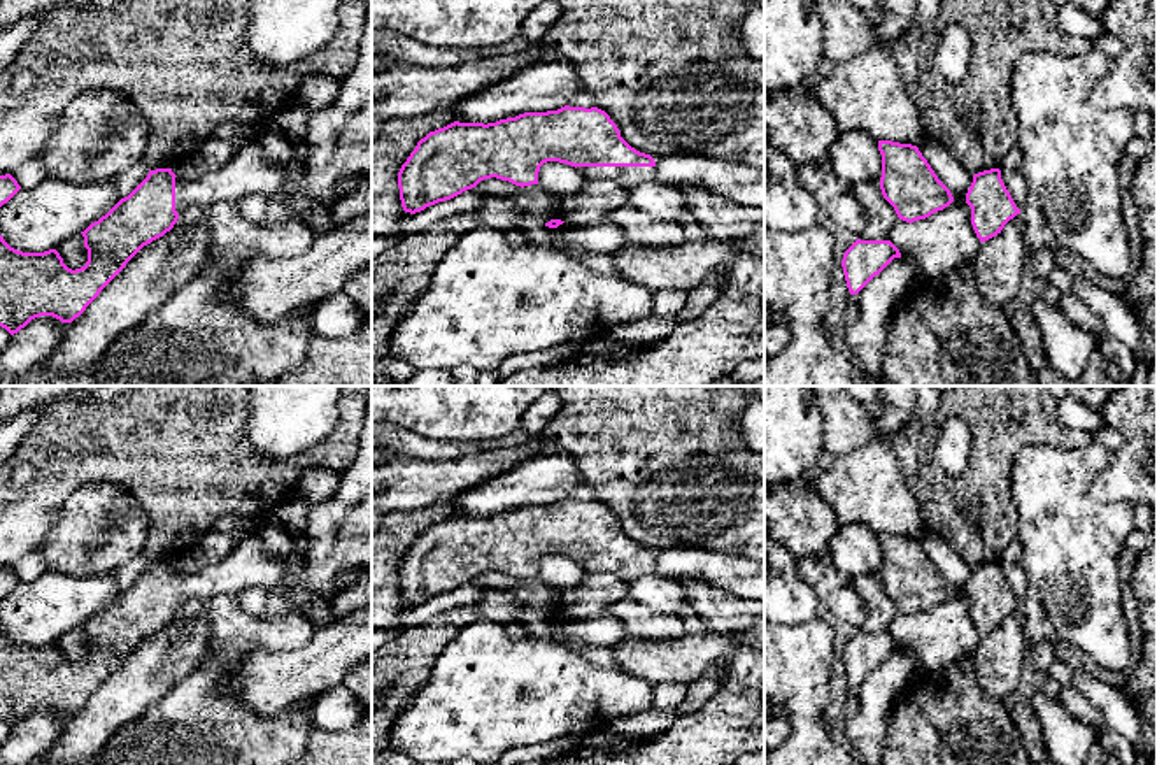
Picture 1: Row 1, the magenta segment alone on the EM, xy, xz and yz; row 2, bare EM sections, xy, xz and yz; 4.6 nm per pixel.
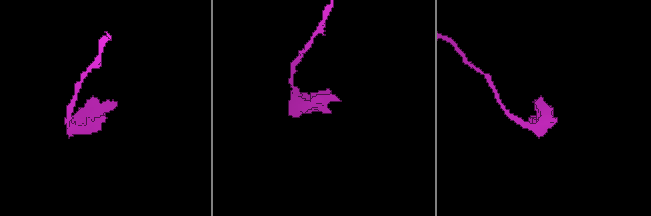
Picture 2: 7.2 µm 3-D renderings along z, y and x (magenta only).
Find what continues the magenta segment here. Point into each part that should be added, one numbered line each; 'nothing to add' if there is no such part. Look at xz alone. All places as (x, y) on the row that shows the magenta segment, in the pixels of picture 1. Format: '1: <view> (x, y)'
1: xz (624, 176)

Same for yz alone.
nothing to add

